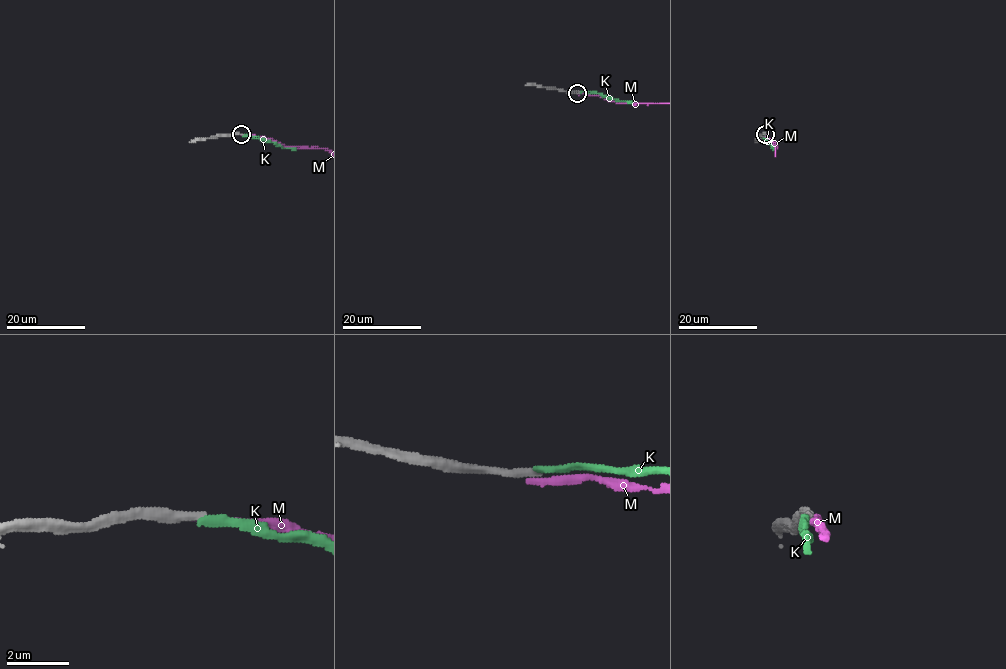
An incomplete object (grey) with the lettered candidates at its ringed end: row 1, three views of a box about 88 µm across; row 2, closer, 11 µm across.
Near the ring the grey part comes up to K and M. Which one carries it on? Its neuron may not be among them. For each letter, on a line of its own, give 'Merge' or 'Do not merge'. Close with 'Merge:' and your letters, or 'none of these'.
K: Do not merge
M: Do not merge
Merge: none of these

